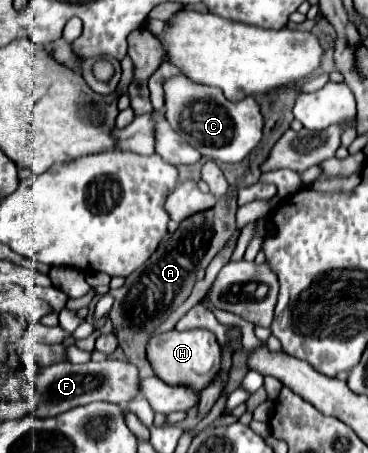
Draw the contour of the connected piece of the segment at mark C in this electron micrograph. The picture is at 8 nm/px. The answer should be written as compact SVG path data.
M188 77L168 79L164 83L164 91L168 123L176 133L182 133L182 137L206 159L240 163L264 135L264 119L254 97L244 97L242 101L232 103L224 97L224 93L220 93L220 89L194 83Z

